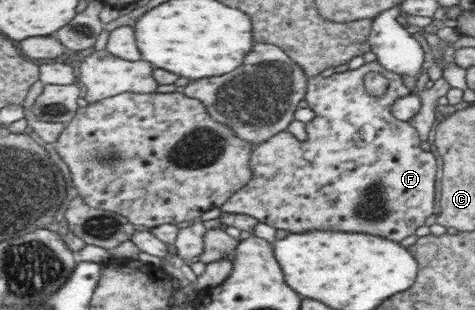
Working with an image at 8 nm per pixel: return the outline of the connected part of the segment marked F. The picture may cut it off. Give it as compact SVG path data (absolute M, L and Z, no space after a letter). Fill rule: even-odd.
M376 61L366 62L366 64L360 66L357 70L346 70L345 72L338 72L338 74L333 73L331 76L328 76L328 78L322 78L319 75L311 77L305 99L307 107L314 113L314 118L312 118L310 122L305 123L305 139L298 140L290 133L278 132L277 135L272 136L264 144L253 146L252 158L250 158L252 178L244 187L238 190L236 194L226 199L219 209L221 212L228 212L228 214L250 214L252 218L256 218L258 222L264 222L264 224L268 224L268 226L272 226L272 228L276 230L285 230L288 233L301 233L313 230L342 230L342 232L361 232L397 242L400 242L400 240L406 238L406 236L410 236L410 234L414 234L414 231L424 225L424 220L432 214L432 198L434 198L434 176L436 176L436 170L434 170L434 156L430 154L430 151L424 152L424 150L420 150L420 144L418 144L420 140L418 140L418 136L416 136L416 130L407 122L396 120L396 118L390 114L390 104L392 104L392 101L408 93L410 93L410 89L402 85L400 77L389 72L388 69L384 69ZM368 72L376 72L388 80L388 87L386 87L384 94L376 96L366 92L362 85L362 79L364 78L364 74ZM256 188L262 188L262 190L268 188L268 192L272 192L270 196L294 196L294 198L280 198L280 202L278 202L278 198L272 198L272 200L270 200L270 198L268 198L268 200L266 200L266 198L254 198L254 196L256 196L256 194L254 194Z

